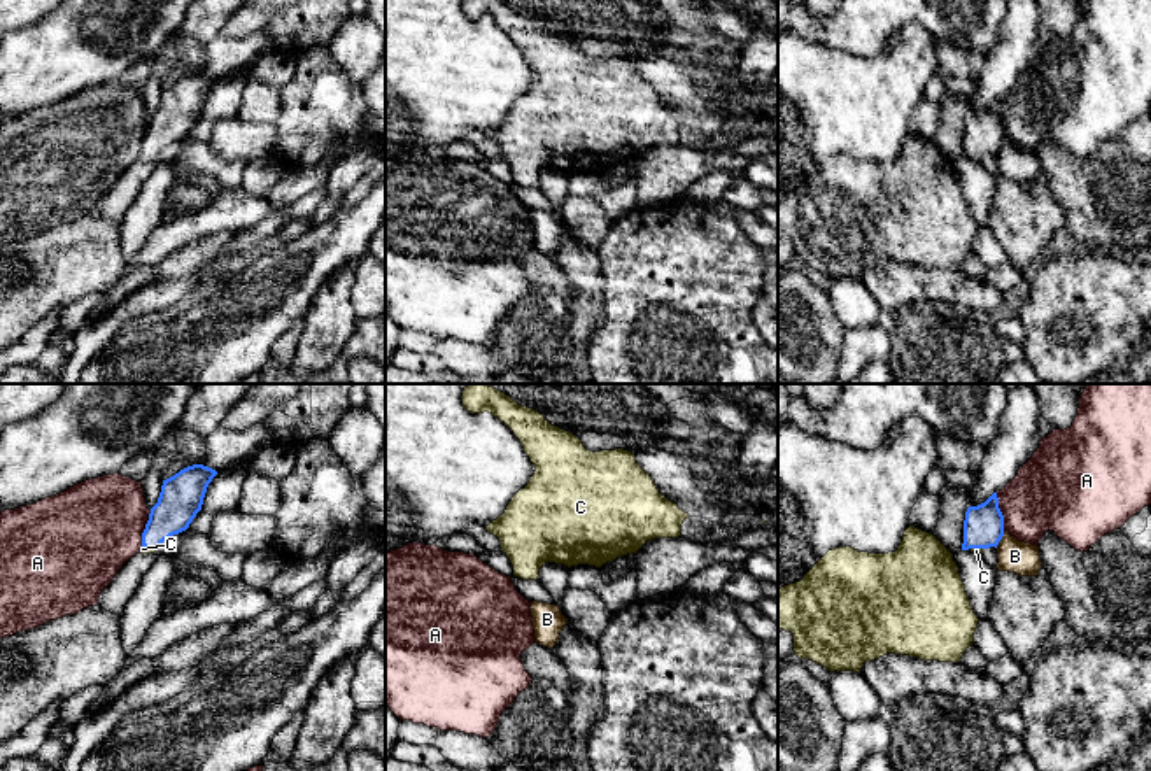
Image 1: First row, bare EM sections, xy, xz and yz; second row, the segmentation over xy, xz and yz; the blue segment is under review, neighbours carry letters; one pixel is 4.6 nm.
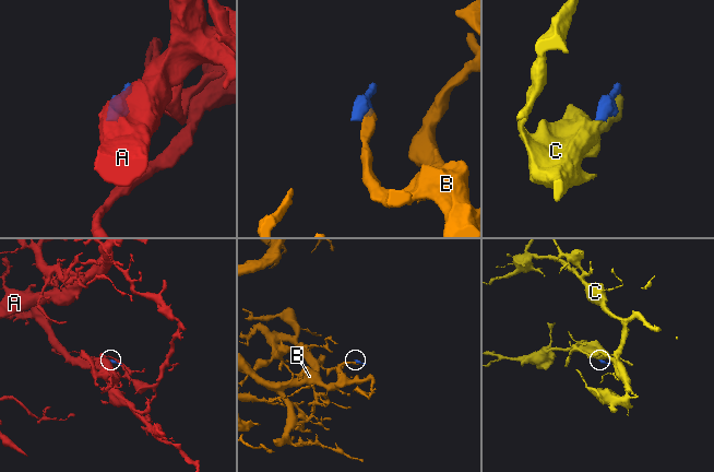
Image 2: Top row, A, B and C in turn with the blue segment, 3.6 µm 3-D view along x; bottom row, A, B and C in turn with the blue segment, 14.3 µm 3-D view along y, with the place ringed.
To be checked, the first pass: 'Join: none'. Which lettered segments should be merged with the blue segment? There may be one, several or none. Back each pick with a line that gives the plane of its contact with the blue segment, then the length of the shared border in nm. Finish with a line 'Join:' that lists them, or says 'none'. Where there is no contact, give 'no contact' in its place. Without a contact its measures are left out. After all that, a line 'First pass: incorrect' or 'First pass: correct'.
C: yz | 70 nm
Join: C
First pass: incorrect

